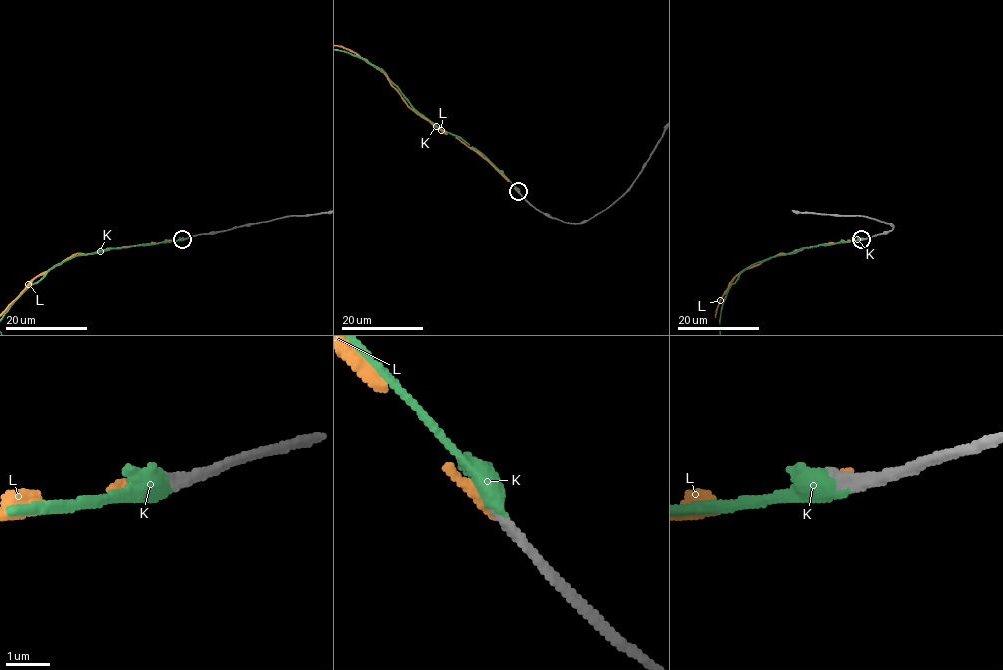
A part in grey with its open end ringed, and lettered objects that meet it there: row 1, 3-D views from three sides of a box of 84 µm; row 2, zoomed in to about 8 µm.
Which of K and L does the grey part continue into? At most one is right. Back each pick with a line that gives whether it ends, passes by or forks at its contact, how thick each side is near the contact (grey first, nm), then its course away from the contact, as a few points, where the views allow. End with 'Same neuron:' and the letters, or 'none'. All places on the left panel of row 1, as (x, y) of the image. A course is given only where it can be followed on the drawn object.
K: It passes by. Thickness 340 nm (grey) against 400 nm
Same neuron: K

